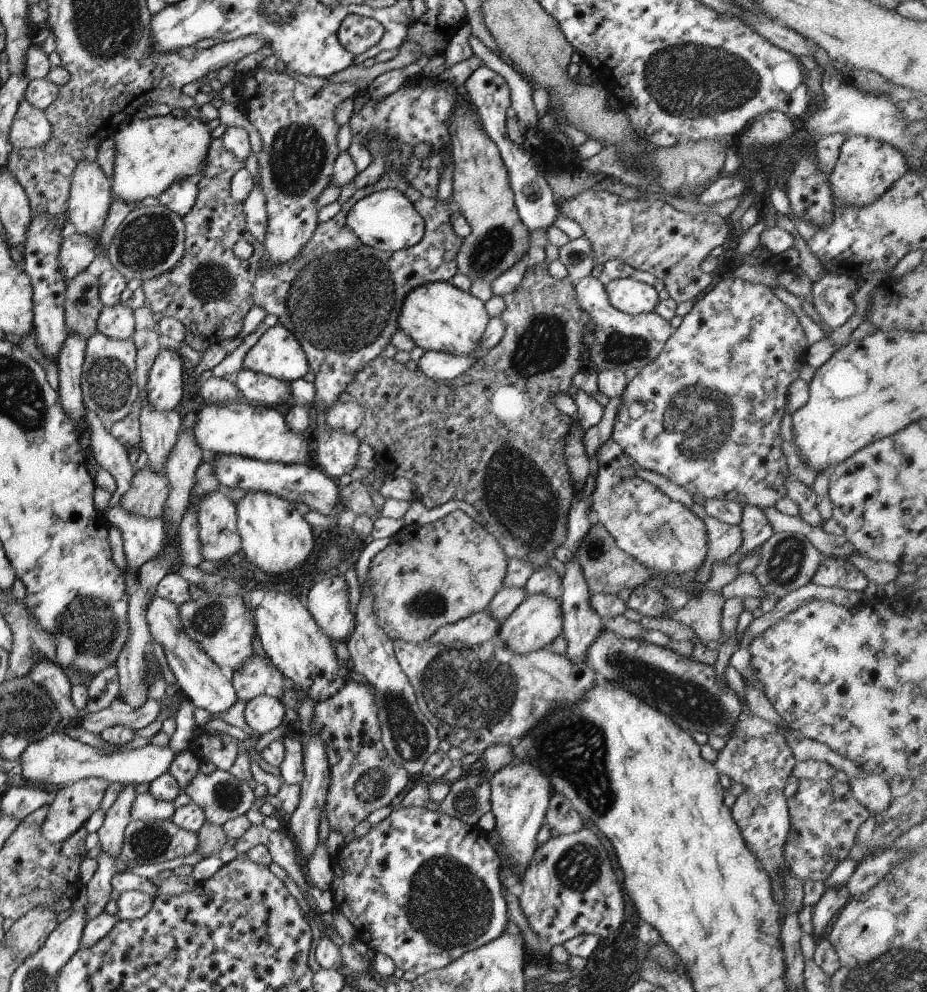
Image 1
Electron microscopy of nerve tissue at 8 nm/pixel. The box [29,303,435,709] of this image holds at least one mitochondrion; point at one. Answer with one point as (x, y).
(89, 624)

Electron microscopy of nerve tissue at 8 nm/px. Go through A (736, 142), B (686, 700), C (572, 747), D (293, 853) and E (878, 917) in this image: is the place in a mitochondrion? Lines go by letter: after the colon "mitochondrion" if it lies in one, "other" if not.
A: other
B: mitochondrion
C: mitochondrion
D: other
E: other

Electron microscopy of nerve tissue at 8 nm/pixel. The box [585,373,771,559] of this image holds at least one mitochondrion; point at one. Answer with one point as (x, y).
(697, 418)

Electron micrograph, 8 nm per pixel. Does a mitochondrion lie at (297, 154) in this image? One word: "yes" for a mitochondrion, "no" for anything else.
yes

